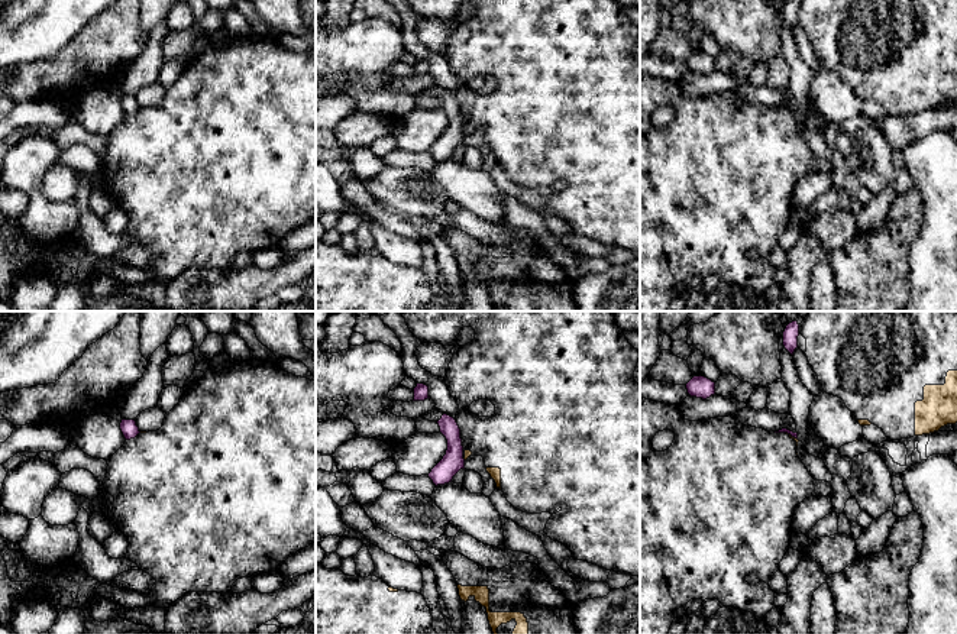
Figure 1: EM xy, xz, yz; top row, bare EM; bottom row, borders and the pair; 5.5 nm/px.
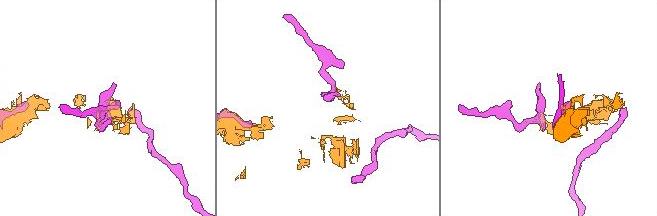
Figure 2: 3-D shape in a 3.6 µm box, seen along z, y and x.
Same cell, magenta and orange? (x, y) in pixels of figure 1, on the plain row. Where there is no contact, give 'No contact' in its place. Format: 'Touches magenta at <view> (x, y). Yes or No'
Touches magenta at yz (792, 112). No

